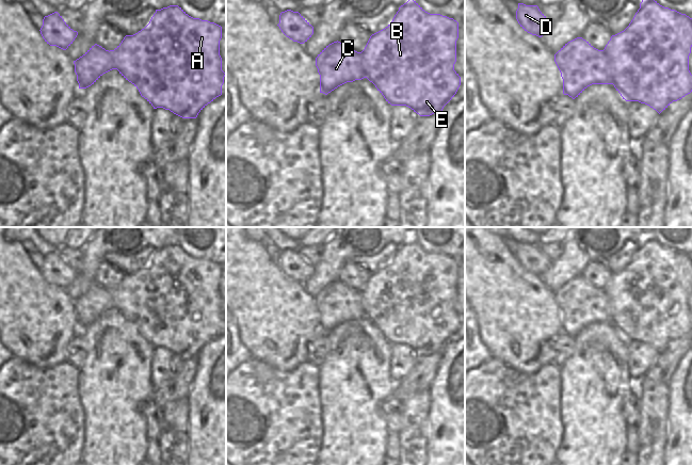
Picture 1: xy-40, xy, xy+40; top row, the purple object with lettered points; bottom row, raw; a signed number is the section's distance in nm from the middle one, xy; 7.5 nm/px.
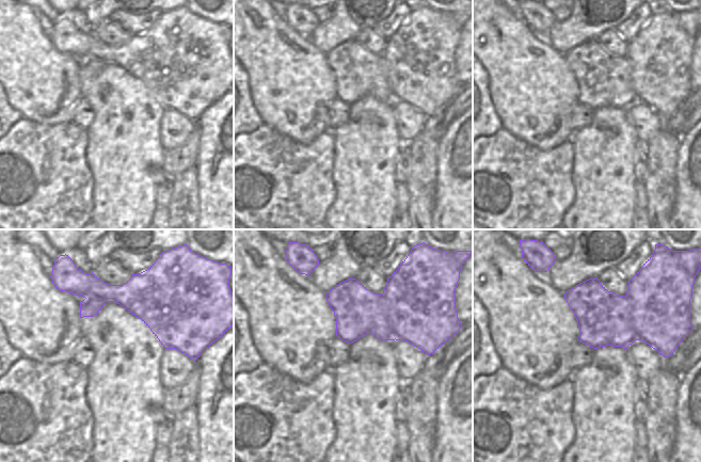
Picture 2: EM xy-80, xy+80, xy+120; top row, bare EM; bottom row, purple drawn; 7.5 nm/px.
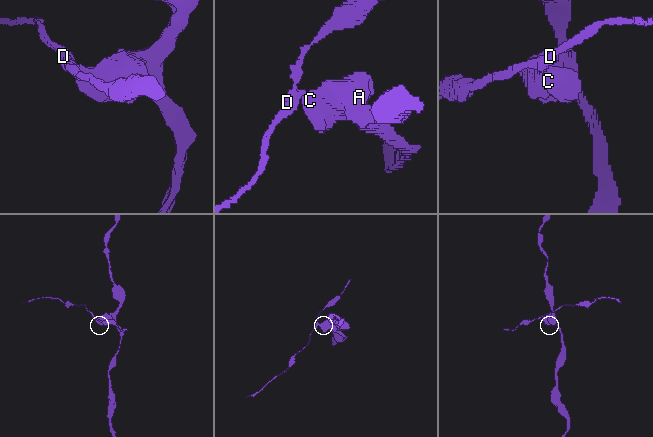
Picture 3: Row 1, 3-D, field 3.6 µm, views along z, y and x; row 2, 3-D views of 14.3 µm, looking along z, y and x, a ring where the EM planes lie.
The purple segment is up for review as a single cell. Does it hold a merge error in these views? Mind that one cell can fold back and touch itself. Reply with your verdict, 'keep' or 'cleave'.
cleave

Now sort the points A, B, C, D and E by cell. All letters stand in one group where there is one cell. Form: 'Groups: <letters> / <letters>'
Groups: A B D E / C

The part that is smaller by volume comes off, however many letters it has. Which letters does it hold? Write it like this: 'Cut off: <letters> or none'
Cut off: C

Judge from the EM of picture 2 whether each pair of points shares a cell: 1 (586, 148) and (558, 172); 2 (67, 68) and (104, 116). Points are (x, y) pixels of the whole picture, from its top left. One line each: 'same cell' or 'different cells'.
1: different cells
2: different cells

